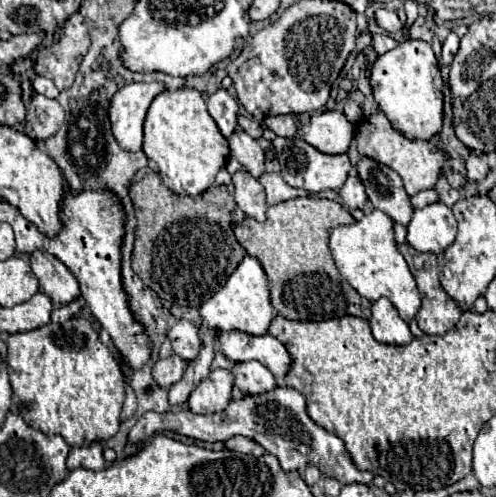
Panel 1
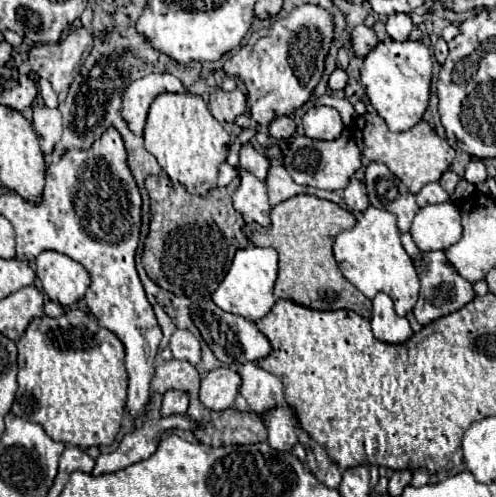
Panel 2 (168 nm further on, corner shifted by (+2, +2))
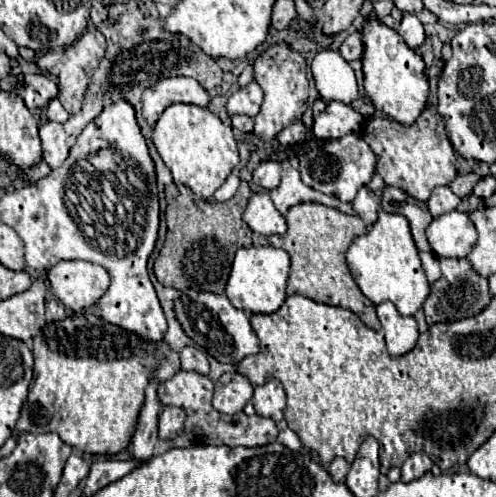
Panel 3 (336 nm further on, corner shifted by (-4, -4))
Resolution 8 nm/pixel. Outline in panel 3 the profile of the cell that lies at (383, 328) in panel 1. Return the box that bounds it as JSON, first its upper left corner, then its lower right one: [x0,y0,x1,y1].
[377,301,417,357]

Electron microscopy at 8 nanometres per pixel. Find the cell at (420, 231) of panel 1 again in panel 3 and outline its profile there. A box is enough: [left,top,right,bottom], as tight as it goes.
[427,211,477,257]

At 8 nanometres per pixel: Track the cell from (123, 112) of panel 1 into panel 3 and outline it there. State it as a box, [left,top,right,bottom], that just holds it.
[141,77,209,127]

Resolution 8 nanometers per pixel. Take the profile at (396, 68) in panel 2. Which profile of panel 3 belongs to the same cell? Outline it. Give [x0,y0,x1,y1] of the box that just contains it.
[363,17,429,127]

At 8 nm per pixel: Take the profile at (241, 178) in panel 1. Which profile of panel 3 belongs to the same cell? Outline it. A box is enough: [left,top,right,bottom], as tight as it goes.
[243,191,287,237]

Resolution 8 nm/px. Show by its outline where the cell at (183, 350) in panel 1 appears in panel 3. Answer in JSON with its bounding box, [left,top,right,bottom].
[179,347,209,375]

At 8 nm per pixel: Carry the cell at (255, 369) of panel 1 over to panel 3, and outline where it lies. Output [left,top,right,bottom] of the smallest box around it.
[251,379,285,423]

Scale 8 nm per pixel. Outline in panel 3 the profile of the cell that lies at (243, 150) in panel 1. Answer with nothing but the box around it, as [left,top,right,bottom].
[253,161,281,189]

